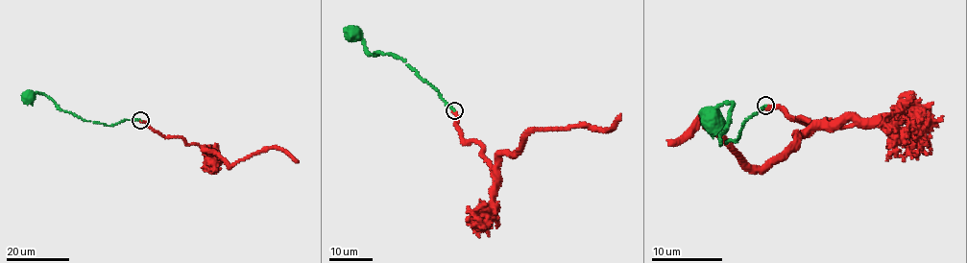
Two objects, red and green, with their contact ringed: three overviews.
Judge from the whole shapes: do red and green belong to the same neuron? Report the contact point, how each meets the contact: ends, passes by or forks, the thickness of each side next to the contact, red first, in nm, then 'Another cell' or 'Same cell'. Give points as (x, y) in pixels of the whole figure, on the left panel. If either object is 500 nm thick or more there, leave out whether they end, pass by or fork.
Place: (140, 120). At the ring red ends. At the ring green ends. Thickness 360 nm (red) against 160 nm. Another cell

